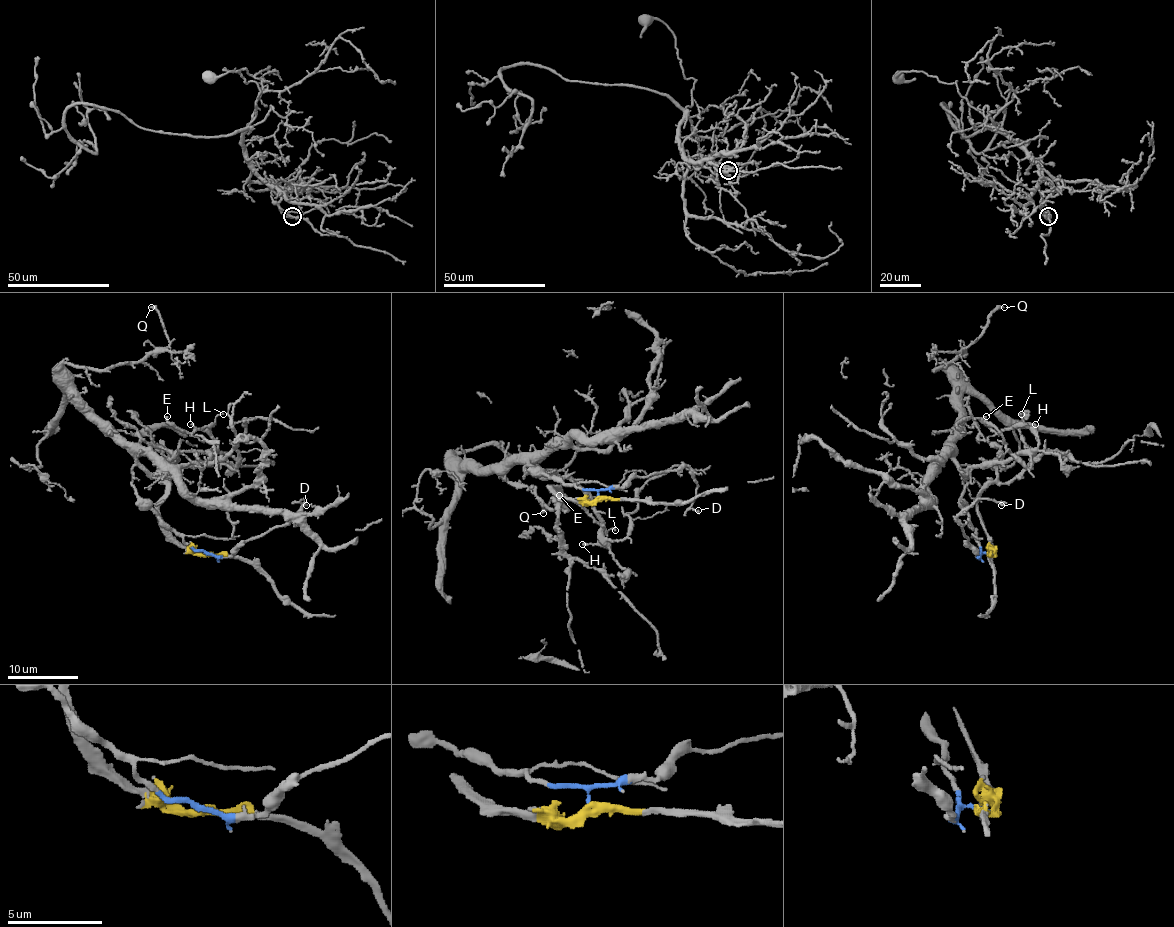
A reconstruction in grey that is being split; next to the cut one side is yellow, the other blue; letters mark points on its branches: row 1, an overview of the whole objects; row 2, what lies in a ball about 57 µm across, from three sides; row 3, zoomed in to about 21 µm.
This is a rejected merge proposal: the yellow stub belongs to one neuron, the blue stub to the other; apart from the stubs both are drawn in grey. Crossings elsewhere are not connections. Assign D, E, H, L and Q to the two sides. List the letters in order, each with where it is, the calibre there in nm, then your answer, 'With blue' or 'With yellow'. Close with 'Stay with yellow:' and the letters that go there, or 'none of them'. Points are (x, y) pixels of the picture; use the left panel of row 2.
D: Place: (306, 505). Thickness 150 nm. With blue
E: Place: (167, 416). Thickness 220 nm. With blue
H: Place: (190, 424). Thickness 160 nm. With blue
L: Place: (223, 414). Thickness 110 nm. With blue
Q: Place: (151, 307). Thickness 320 nm. With blue
Stay with yellow: none of them

